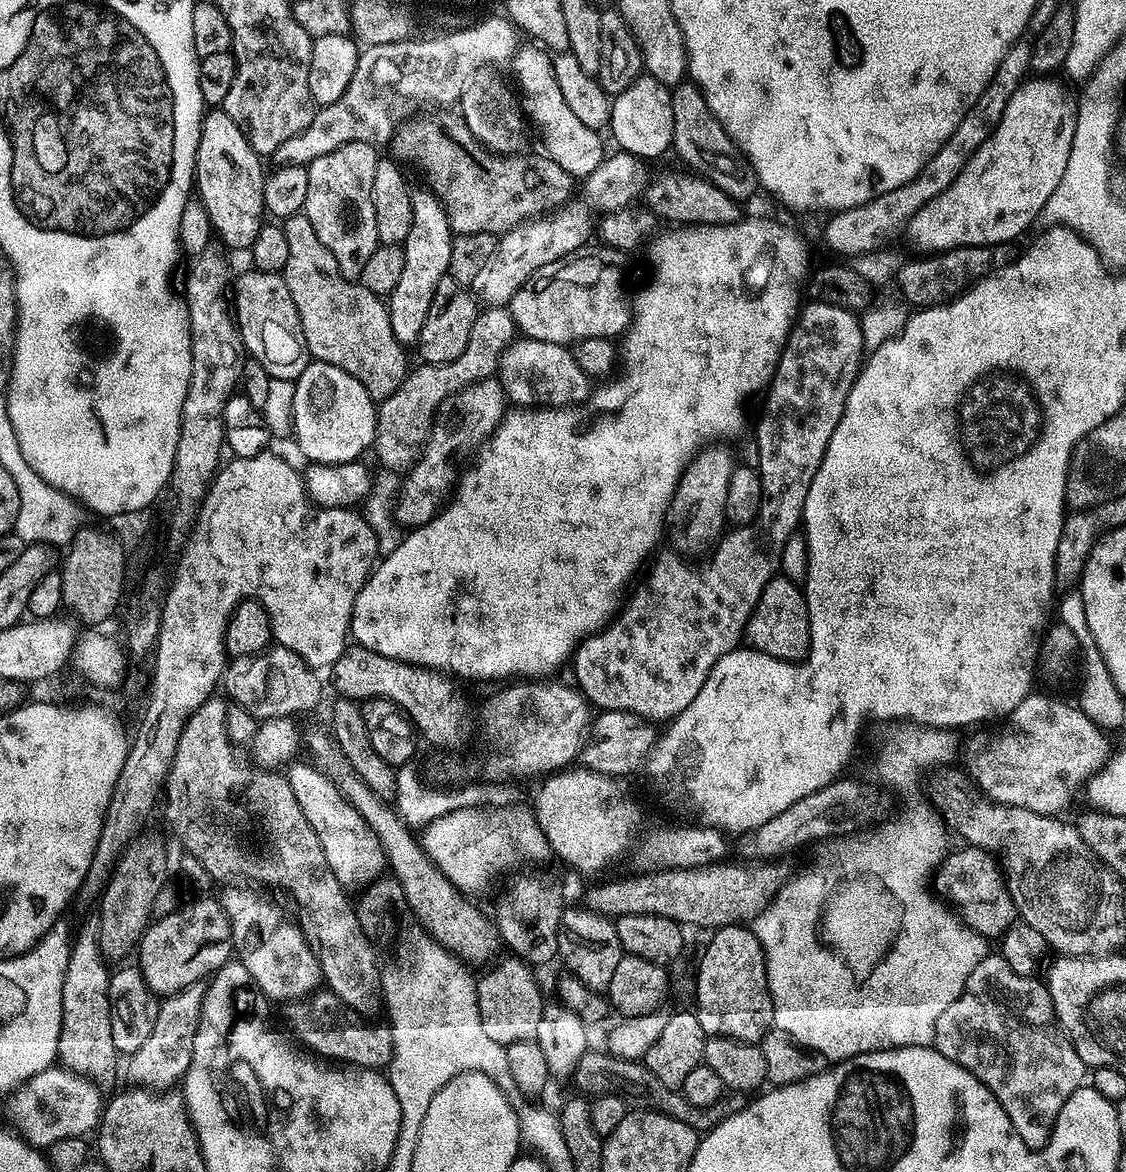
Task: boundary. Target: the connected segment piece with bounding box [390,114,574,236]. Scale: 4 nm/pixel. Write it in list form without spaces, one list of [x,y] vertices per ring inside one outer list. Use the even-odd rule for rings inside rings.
[[[459,114],[453,116],[453,120],[443,120],[442,117],[436,116],[433,120],[417,119],[412,123],[401,124],[390,141],[390,148],[397,152],[395,153],[397,157],[410,156],[420,160],[421,166],[432,182],[431,189],[440,200],[440,205],[448,216],[448,224],[455,235],[479,232],[503,234],[519,224],[541,214],[551,213],[569,203],[567,200],[572,192],[574,177],[566,170],[562,170],[558,162],[554,162],[547,154],[539,154],[540,156],[512,154],[507,158],[494,158],[493,153],[485,150],[484,146],[472,137],[470,130],[464,124],[463,116]]]

